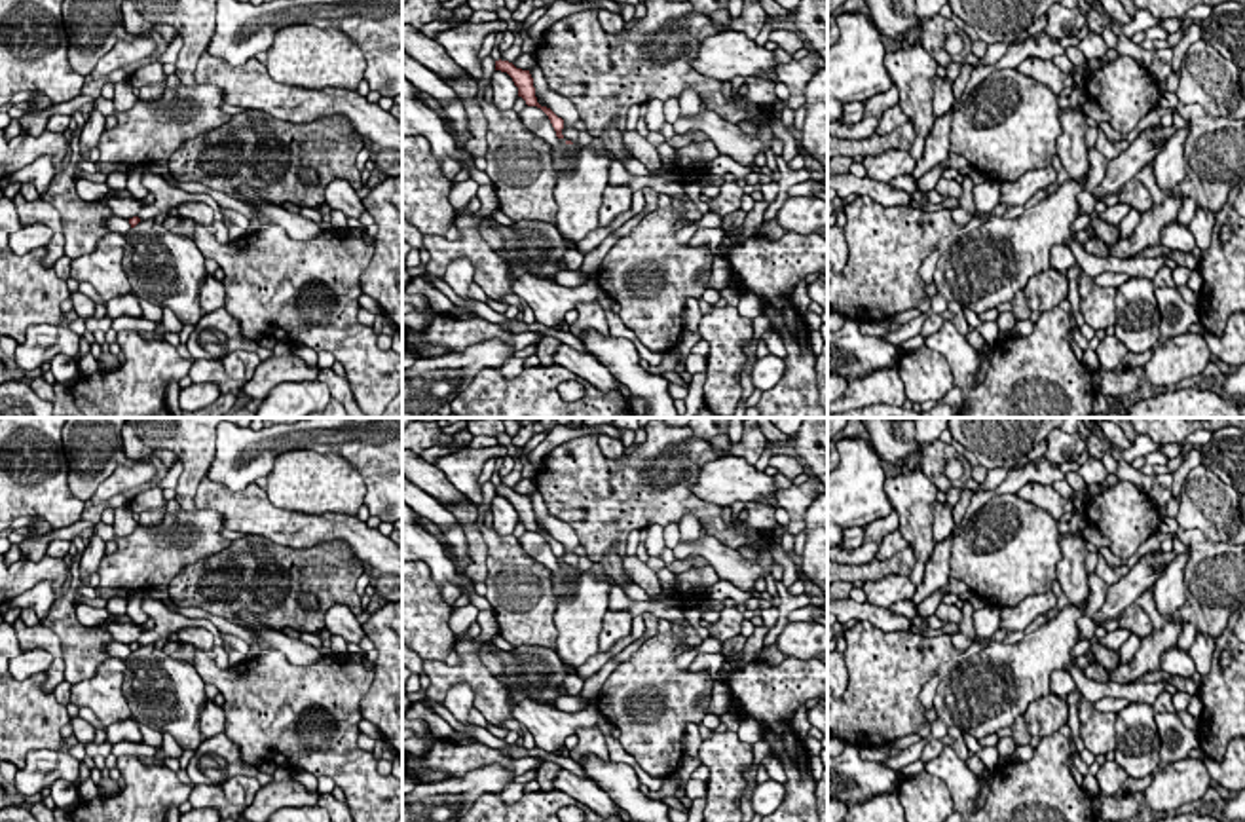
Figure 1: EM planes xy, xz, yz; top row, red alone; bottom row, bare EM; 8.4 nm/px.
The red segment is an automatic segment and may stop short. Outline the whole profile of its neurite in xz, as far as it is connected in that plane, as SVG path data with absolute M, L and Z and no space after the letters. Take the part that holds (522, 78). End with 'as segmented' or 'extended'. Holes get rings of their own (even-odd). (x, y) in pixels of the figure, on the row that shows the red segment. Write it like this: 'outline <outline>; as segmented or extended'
outline M501 59L495 61L495 70L507 72L512 78L514 85L518 87L518 97L522 97L528 106L541 108L548 116L548 120L556 131L556 137L564 139L564 135L562 135L564 120L558 118L550 108L541 106L537 103L533 78L531 78L530 70L516 68L512 63L501 61Z; as segmented

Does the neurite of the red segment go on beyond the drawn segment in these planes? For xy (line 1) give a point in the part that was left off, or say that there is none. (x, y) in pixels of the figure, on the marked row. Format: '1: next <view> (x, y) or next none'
1: next none

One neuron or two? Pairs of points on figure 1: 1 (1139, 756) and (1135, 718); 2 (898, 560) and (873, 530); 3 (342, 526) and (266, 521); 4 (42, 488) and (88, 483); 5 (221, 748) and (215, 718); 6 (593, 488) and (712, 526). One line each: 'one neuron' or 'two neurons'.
1: one neuron
2: two neurons
3: one neuron
4: two neurons
5: two neurons
6: one neuron

